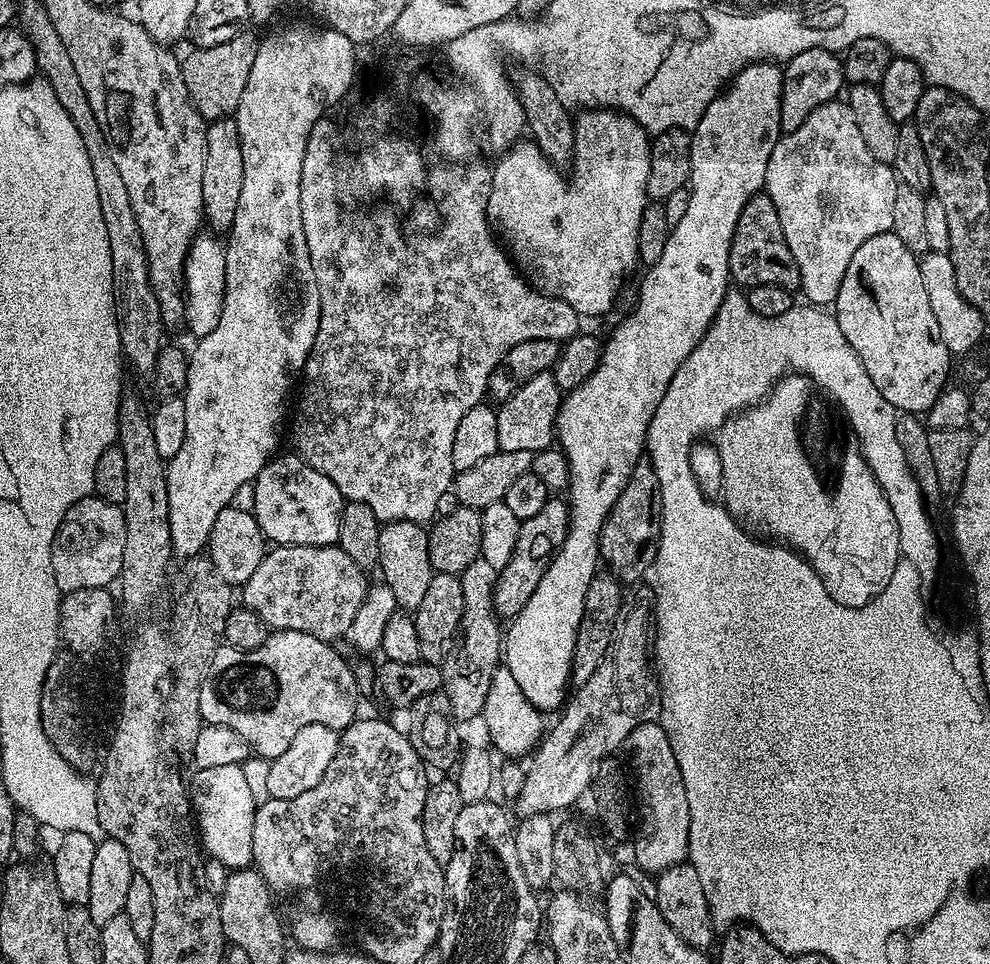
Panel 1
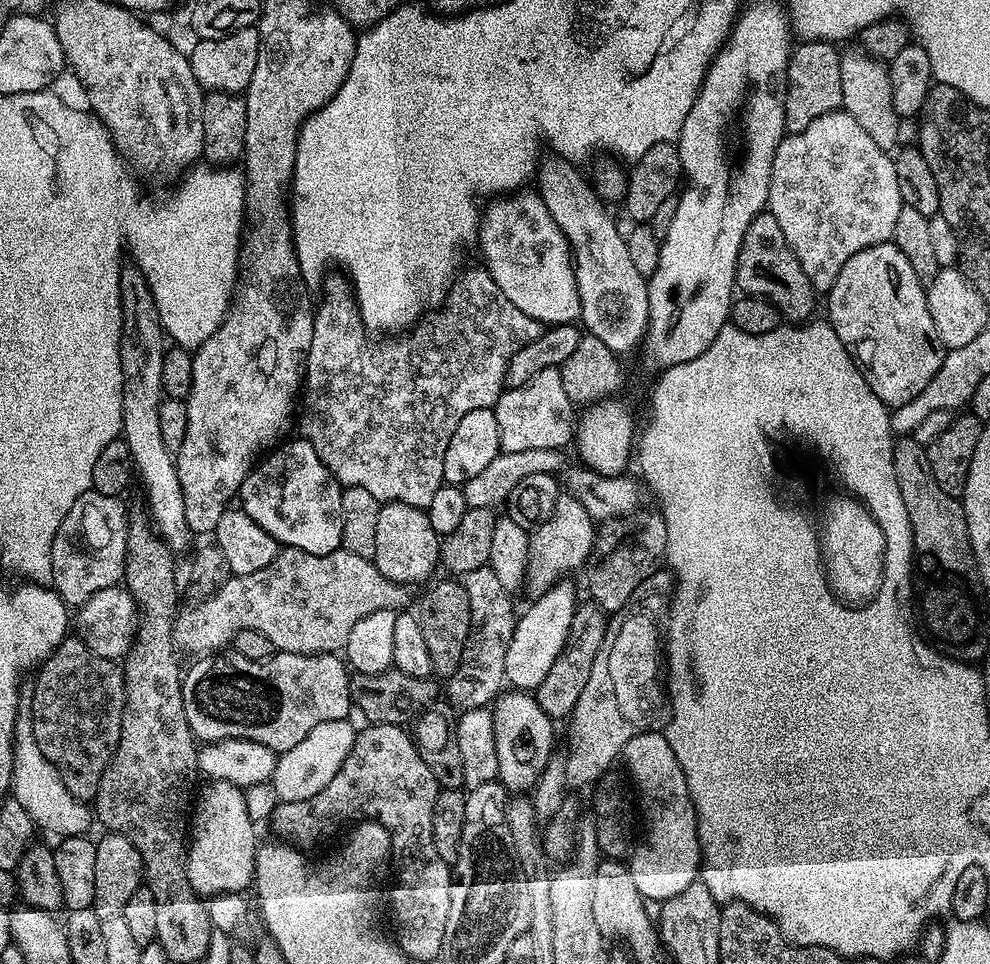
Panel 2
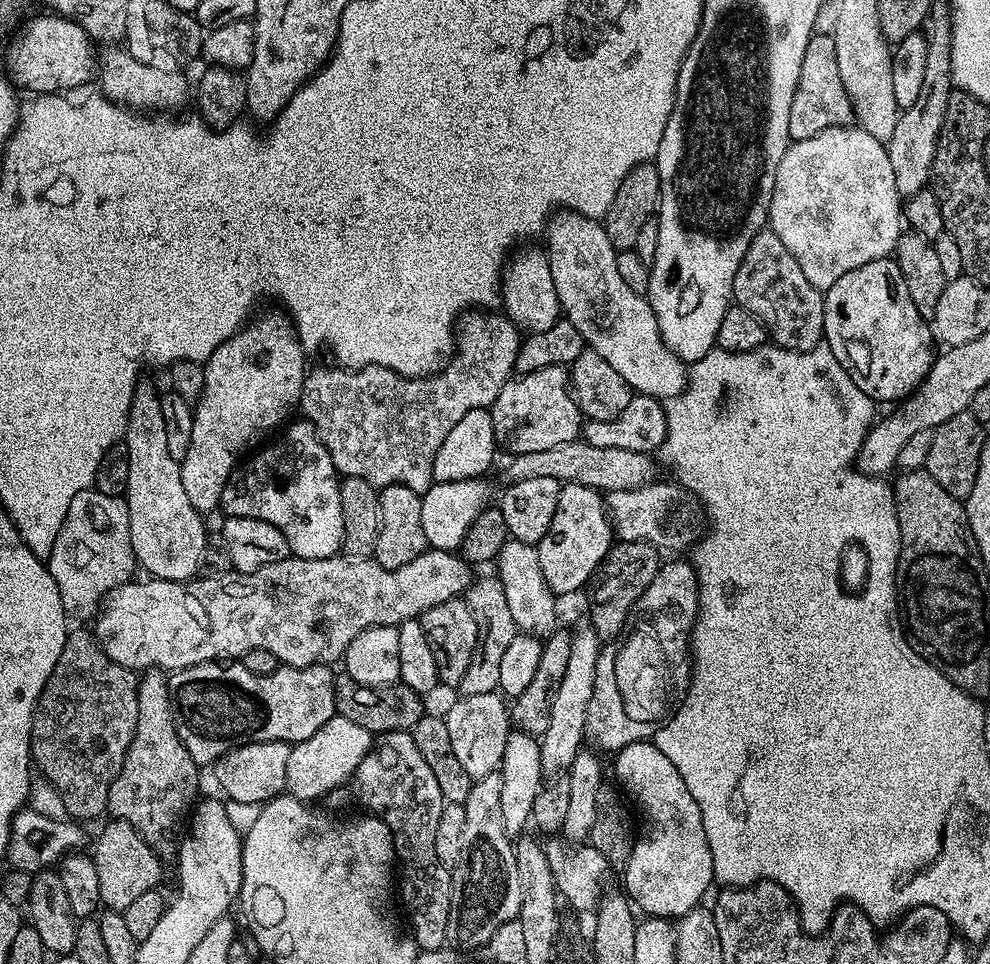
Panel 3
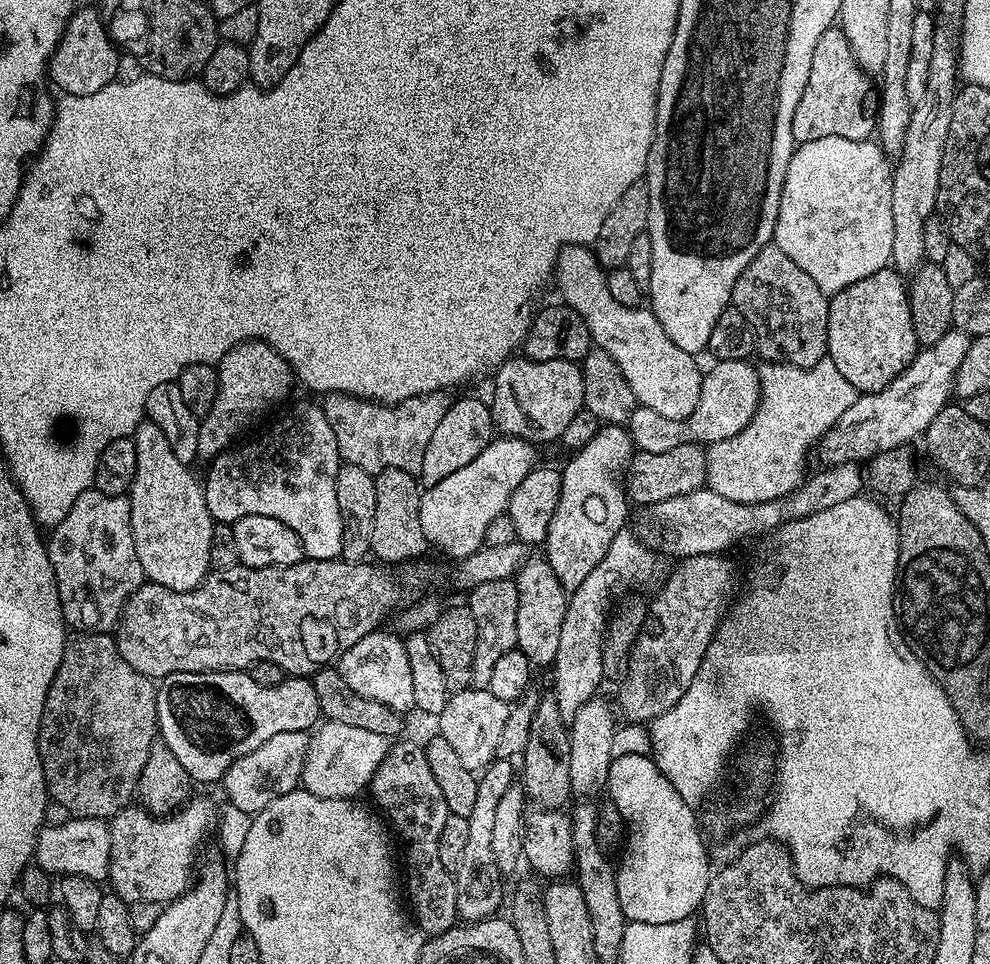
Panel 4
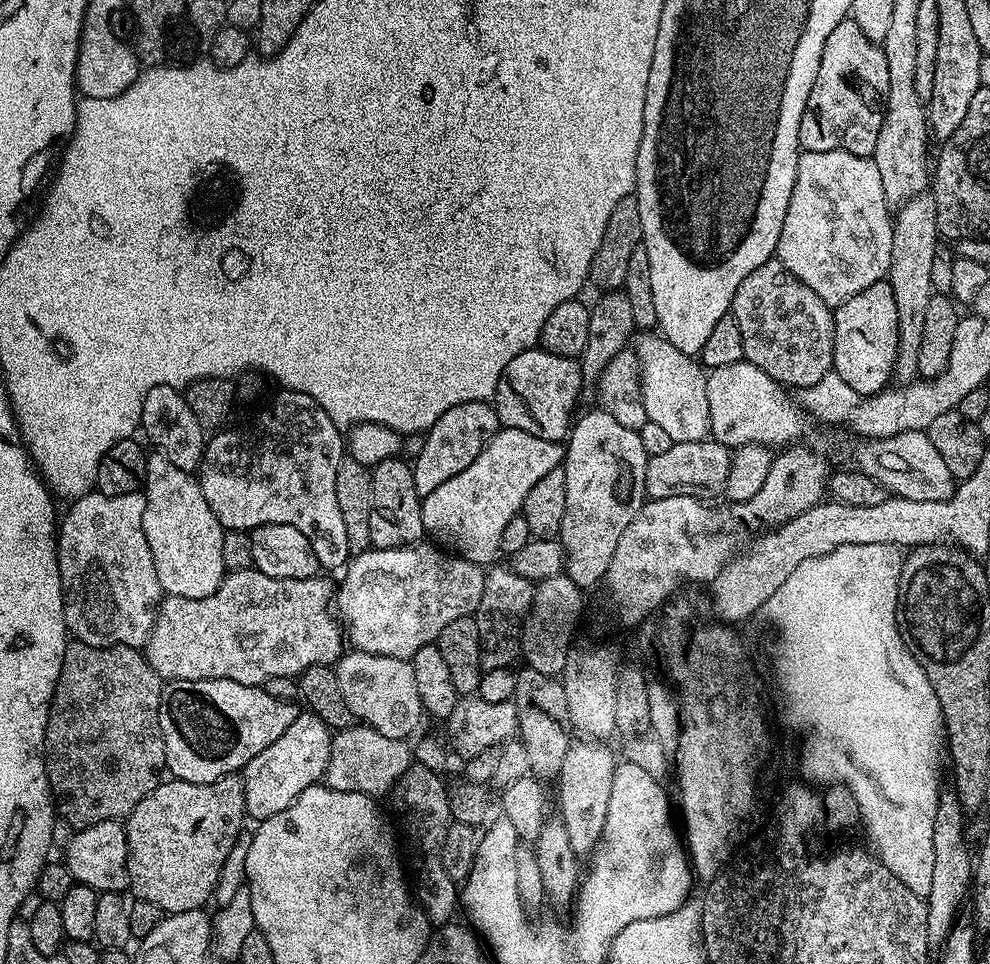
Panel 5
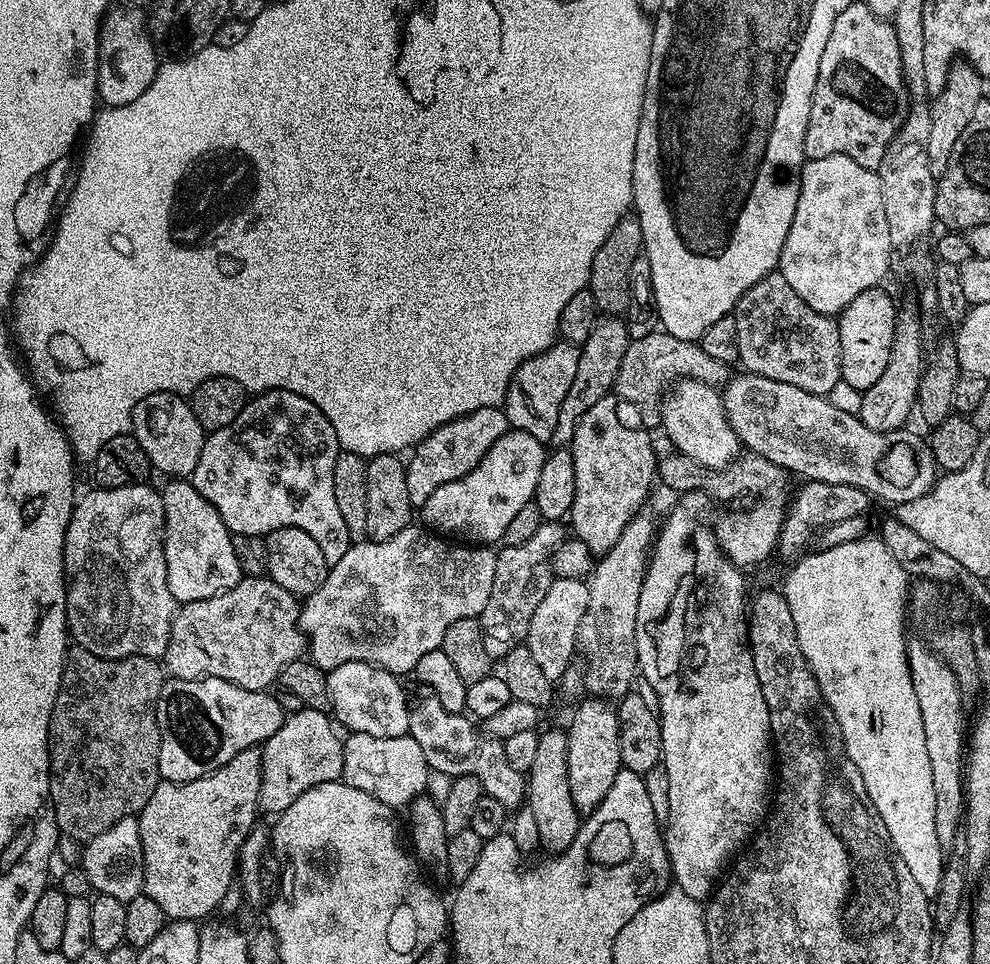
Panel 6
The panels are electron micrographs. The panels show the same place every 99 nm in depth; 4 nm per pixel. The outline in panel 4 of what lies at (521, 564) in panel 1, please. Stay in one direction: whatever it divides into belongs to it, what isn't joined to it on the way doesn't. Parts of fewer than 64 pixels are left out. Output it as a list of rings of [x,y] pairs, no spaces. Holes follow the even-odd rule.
[[[604,424],[597,427],[594,438],[586,446],[575,449],[568,465],[560,473],[562,490],[558,494],[558,510],[550,521],[550,530],[542,545],[548,565],[558,574],[565,590],[582,586],[582,582],[602,562],[614,534],[625,531],[630,509],[630,497],[625,485],[616,479],[625,471],[634,455],[634,445],[628,436],[627,427],[619,424]]]

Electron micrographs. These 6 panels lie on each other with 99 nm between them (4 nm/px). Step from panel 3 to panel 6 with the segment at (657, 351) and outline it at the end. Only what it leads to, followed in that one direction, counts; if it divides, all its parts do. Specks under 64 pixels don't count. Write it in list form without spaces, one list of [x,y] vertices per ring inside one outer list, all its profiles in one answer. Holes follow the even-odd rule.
[[[677,380],[671,385],[670,391],[665,395],[660,409],[660,424],[673,444],[675,451],[681,456],[698,462],[704,468],[722,469],[731,464],[737,456],[741,455],[742,445],[740,439],[734,434],[730,422],[724,413],[724,402],[721,393],[713,385],[703,384],[697,380]]]

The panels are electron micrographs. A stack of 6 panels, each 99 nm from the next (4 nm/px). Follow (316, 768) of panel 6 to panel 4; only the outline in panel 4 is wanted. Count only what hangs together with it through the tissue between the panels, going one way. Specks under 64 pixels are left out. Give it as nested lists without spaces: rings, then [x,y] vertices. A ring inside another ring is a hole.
[[[290,730],[282,734],[274,734],[258,750],[250,750],[250,754],[242,754],[238,762],[234,762],[226,770],[222,787],[227,803],[238,806],[238,809],[251,814],[261,812],[274,798],[282,798],[282,794],[290,794],[301,787],[300,775],[306,762],[310,736],[308,732]]]

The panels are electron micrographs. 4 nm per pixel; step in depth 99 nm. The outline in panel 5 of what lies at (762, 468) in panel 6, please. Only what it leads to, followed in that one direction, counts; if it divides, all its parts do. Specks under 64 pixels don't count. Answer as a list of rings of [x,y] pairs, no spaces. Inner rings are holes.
[[[705,438],[690,442],[675,442],[666,454],[648,457],[646,466],[646,493],[651,499],[678,498],[679,496],[699,496],[712,498],[723,493],[728,486],[733,449],[717,440]]]

